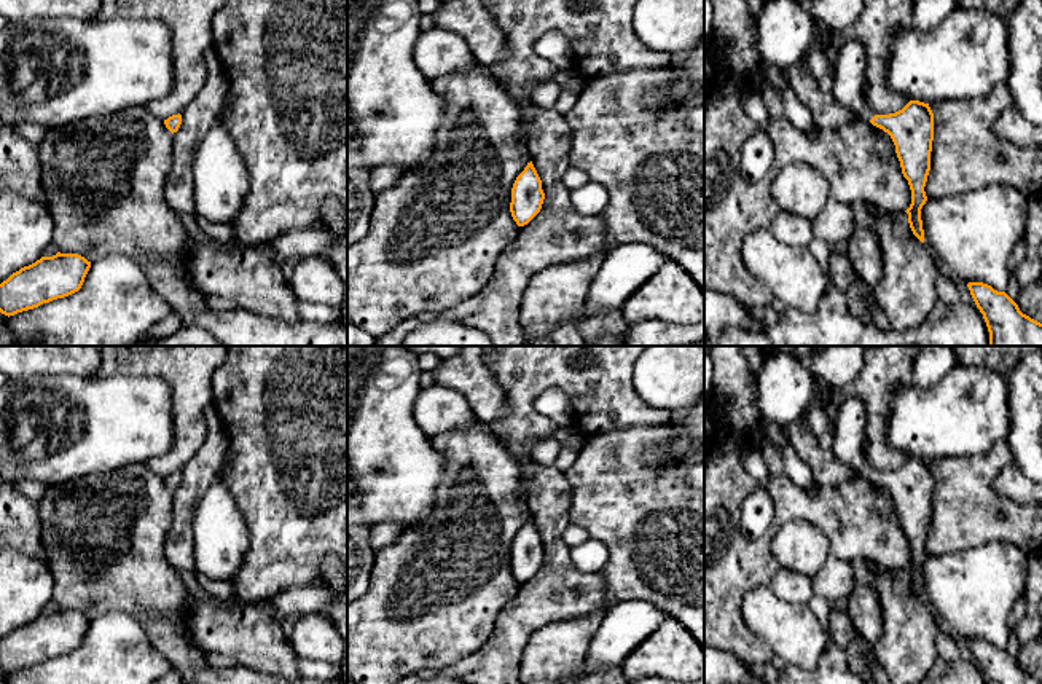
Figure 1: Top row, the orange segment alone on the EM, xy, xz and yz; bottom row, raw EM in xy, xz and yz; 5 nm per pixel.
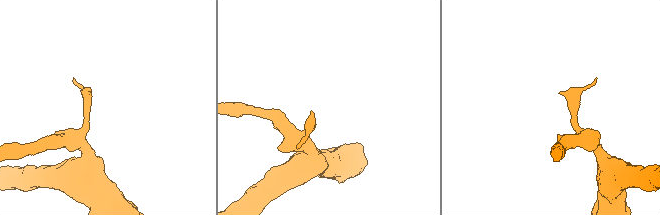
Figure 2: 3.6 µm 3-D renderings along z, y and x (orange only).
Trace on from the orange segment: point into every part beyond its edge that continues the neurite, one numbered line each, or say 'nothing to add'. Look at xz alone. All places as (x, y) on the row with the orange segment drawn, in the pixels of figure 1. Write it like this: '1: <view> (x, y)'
nothing to add

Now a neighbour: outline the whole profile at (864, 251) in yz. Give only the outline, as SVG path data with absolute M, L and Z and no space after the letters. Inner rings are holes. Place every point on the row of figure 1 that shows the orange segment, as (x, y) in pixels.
M860 218L857 222L854 233L848 239L846 254L857 277L875 290L883 274L883 252L879 238L867 220Z

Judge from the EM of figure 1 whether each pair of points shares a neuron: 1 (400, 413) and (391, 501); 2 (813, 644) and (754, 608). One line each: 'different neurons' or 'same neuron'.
1: same neuron
2: same neuron

